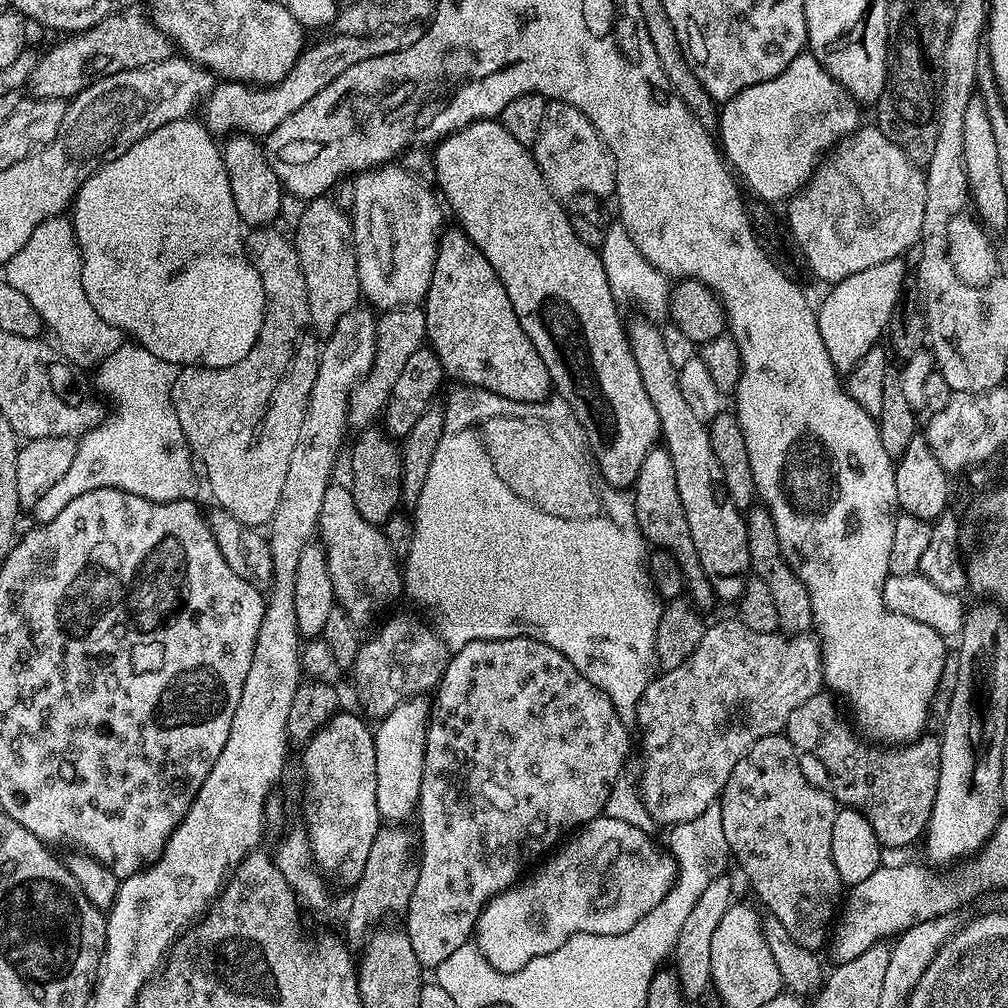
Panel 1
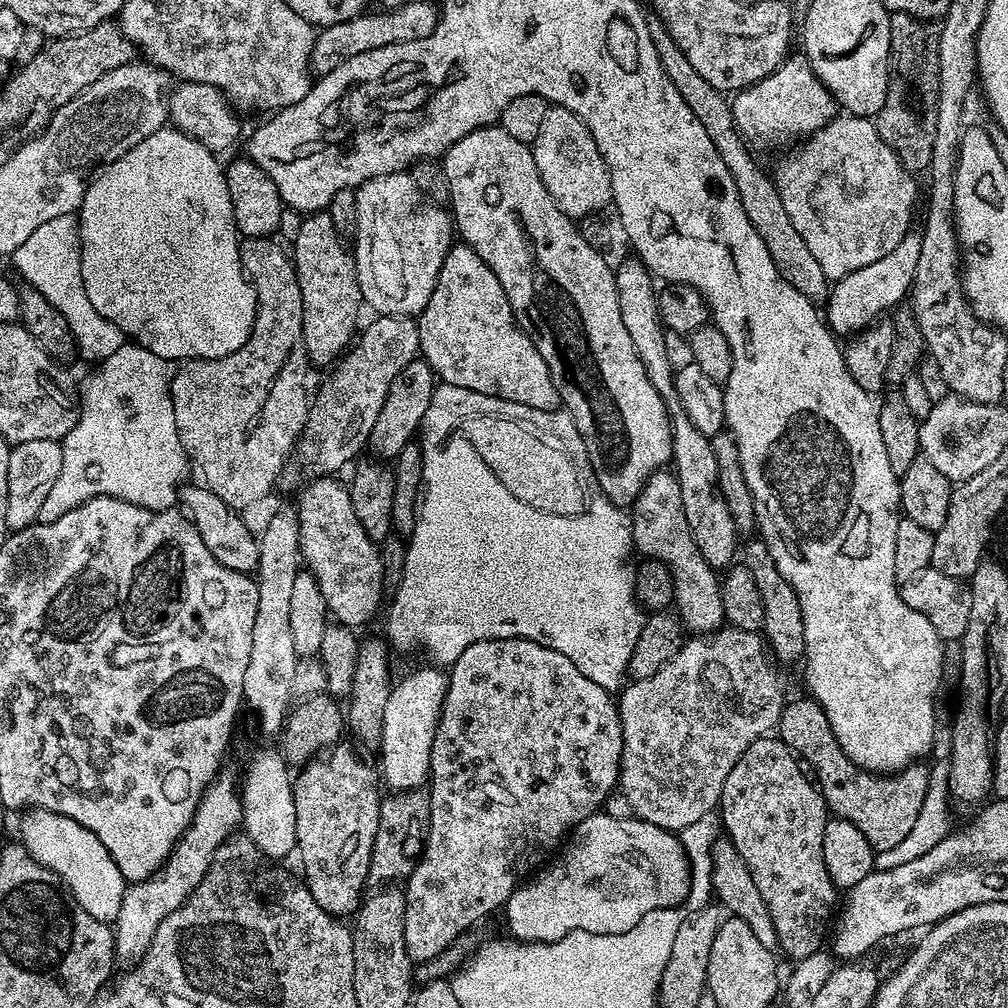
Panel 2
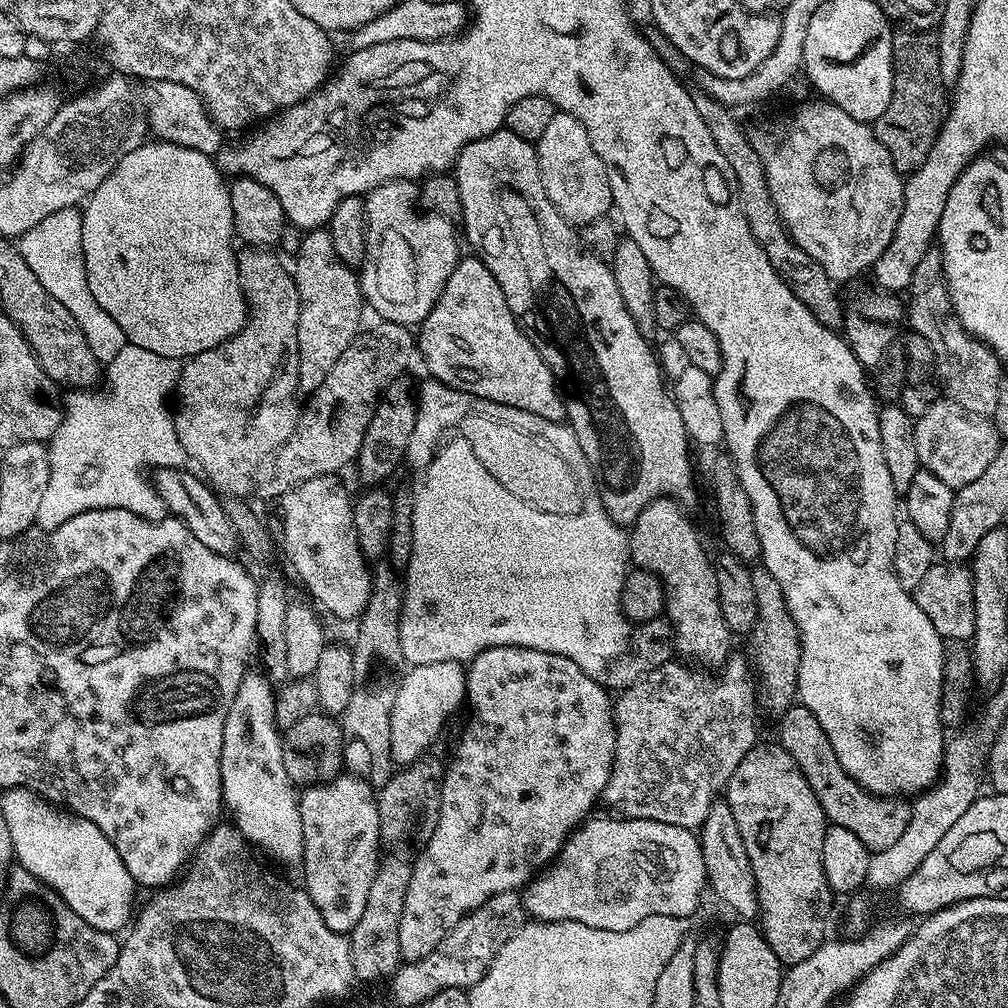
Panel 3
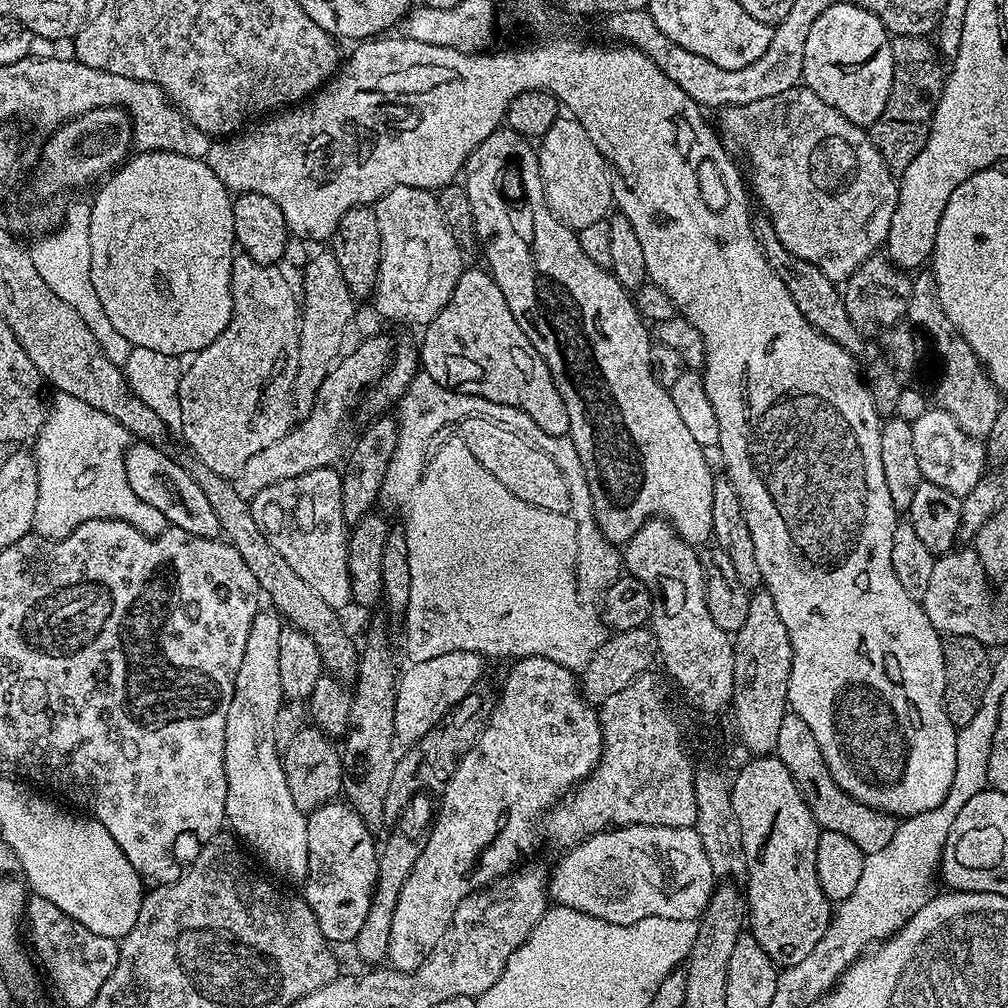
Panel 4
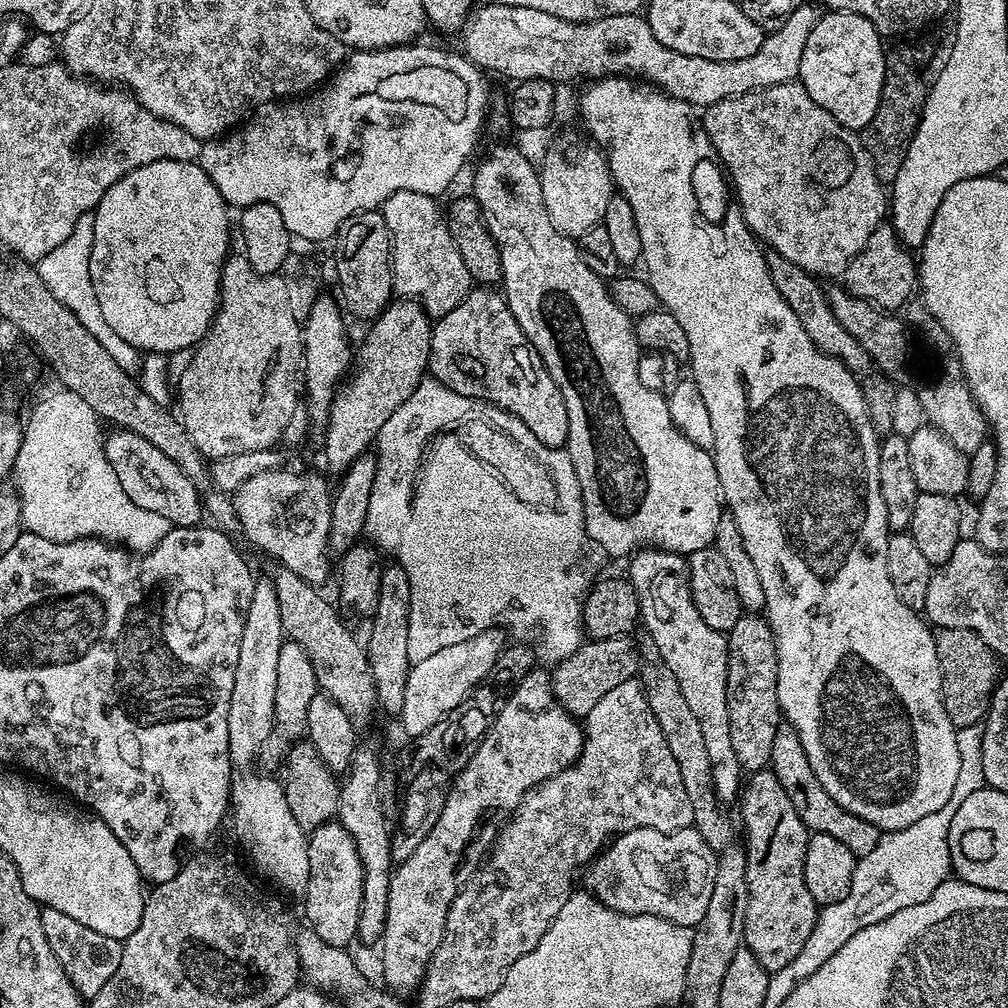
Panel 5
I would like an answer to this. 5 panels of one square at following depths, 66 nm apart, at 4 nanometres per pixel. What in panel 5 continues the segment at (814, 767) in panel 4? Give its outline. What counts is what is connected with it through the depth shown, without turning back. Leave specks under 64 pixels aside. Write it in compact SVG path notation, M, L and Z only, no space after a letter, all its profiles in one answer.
M781 722L778 726L778 734L774 734L774 750L770 771L782 782L782 788L794 802L794 810L798 810L798 818L808 827L809 833L830 834L830 838L838 838L846 850L850 850L858 858L870 854L874 846L878 846L882 835L880 829L874 827L866 818L858 818L858 814L850 814L850 810L844 810L826 794L822 782L818 782L818 774L814 774L809 759L806 758L806 750L802 748L802 738L798 738L798 730L787 722Z

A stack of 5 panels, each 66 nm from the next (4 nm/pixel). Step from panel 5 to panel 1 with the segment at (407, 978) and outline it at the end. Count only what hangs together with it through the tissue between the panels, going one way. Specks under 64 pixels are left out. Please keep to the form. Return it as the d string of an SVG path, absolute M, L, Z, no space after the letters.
M525 636L501 640L475 640L451 653L444 677L436 685L430 700L424 773L418 805L424 853L419 853L418 856L418 886L414 886L414 894L410 894L410 906L406 913L406 931L410 938L410 946L414 946L414 954L418 954L420 965L425 969L434 970L442 962L446 962L446 958L450 958L450 954L454 954L458 946L473 939L476 923L485 904L521 879L520 860L524 864L530 863L531 860L539 861L545 855L544 848L555 849L569 833L583 828L603 813L606 798L610 798L610 790L617 787L619 780L616 779L628 760L628 728L629 725L616 713L616 707L612 705L608 695L598 690L598 686L586 682L586 678L578 674L574 662L558 654L554 646L546 646L546 642L538 642Z

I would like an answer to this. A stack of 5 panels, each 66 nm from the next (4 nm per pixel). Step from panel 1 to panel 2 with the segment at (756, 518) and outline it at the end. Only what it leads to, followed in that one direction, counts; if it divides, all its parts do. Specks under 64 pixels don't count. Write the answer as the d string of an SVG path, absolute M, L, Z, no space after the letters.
M752 538L748 545L743 545L742 562L754 574L754 582L762 594L764 606L764 627L762 635L775 659L799 661L804 654L804 627L802 626L802 606L798 604L798 594L794 594L794 586L782 578L778 566L774 566L774 558L770 558L770 550L759 538Z

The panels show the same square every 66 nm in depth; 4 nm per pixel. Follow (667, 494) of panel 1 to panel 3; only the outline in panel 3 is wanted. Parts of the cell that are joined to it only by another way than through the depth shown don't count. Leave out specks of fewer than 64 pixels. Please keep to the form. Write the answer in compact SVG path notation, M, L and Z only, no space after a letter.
M659 496L644 507L630 526L630 560L637 569L660 577L664 584L664 610L672 625L675 651L718 666L727 659L730 633L720 605L714 560L680 508L681 501L667 496Z

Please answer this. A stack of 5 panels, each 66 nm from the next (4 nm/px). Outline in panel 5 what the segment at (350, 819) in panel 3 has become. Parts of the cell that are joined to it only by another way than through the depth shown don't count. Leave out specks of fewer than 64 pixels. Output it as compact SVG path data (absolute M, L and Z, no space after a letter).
M329 822L311 829L307 837L308 857L310 858L310 882L306 886L306 894L302 898L304 904L304 916L307 927L311 928L318 938L322 938L324 944L335 948L347 949L348 943L358 936L358 918L362 910L362 882L364 871L362 862L358 858L358 850L354 846L354 838L338 822Z

